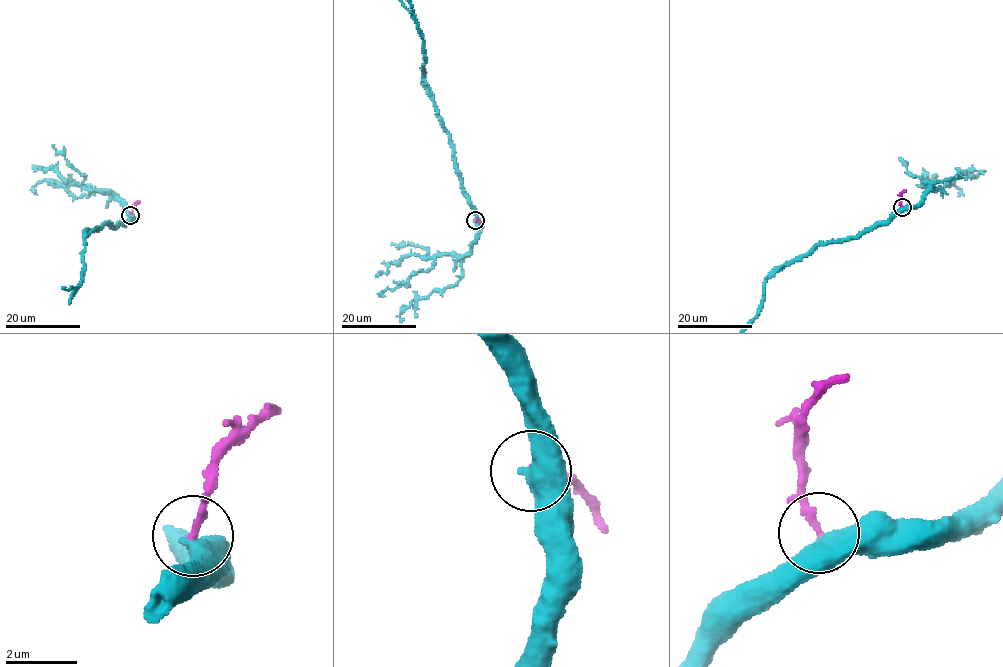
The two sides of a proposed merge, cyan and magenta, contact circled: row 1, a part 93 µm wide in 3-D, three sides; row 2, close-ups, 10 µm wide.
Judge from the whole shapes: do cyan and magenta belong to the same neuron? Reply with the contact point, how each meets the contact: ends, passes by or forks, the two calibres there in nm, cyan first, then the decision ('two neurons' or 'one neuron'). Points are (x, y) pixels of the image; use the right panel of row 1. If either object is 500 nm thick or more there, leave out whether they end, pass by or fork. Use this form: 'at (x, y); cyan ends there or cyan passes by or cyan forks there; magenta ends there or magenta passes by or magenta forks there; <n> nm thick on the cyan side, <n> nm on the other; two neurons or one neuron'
at (902, 207); 650 nm thick on the cyan side, 190 nm on the other; two neurons

